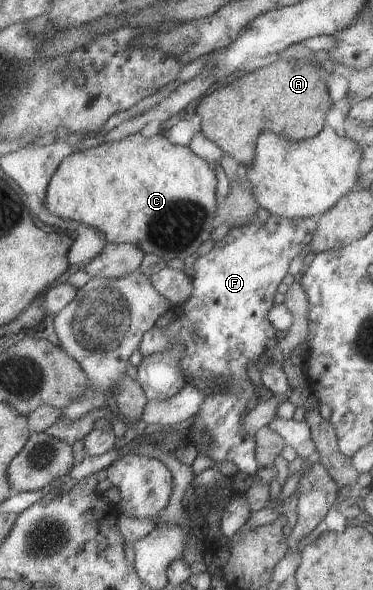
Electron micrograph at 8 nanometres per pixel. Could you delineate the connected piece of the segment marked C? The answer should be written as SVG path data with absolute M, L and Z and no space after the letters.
M136 132L117 142L104 142L66 156L51 177L45 201L54 215L95 227L107 242L131 243L146 254L156 254L166 261L174 257L185 260L195 255L219 225L216 187L216 170L190 146L176 145L162 134L150 137Z

